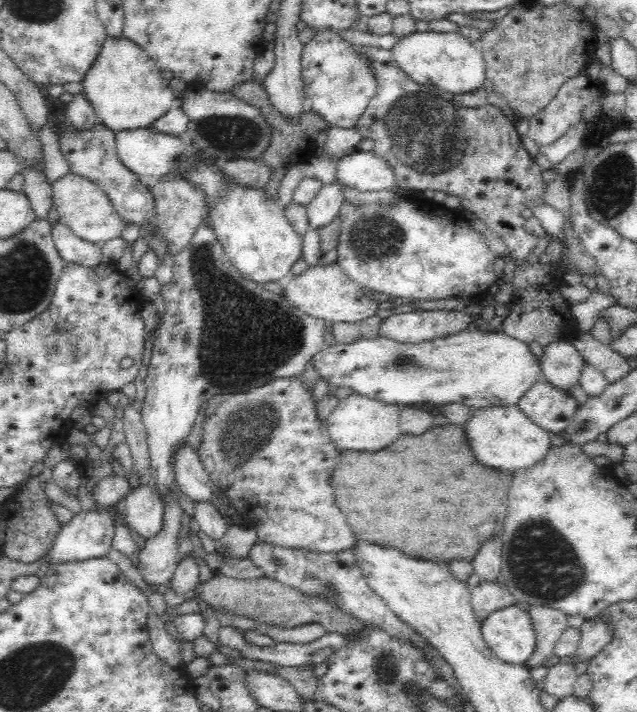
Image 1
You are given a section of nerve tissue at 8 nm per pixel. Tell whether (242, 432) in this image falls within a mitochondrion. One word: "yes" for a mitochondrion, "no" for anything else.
yes

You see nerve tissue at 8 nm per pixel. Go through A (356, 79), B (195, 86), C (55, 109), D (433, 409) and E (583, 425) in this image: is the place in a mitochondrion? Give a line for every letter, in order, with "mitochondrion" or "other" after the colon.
A: mitochondrion
B: other
C: other
D: other
E: mitochondrion

